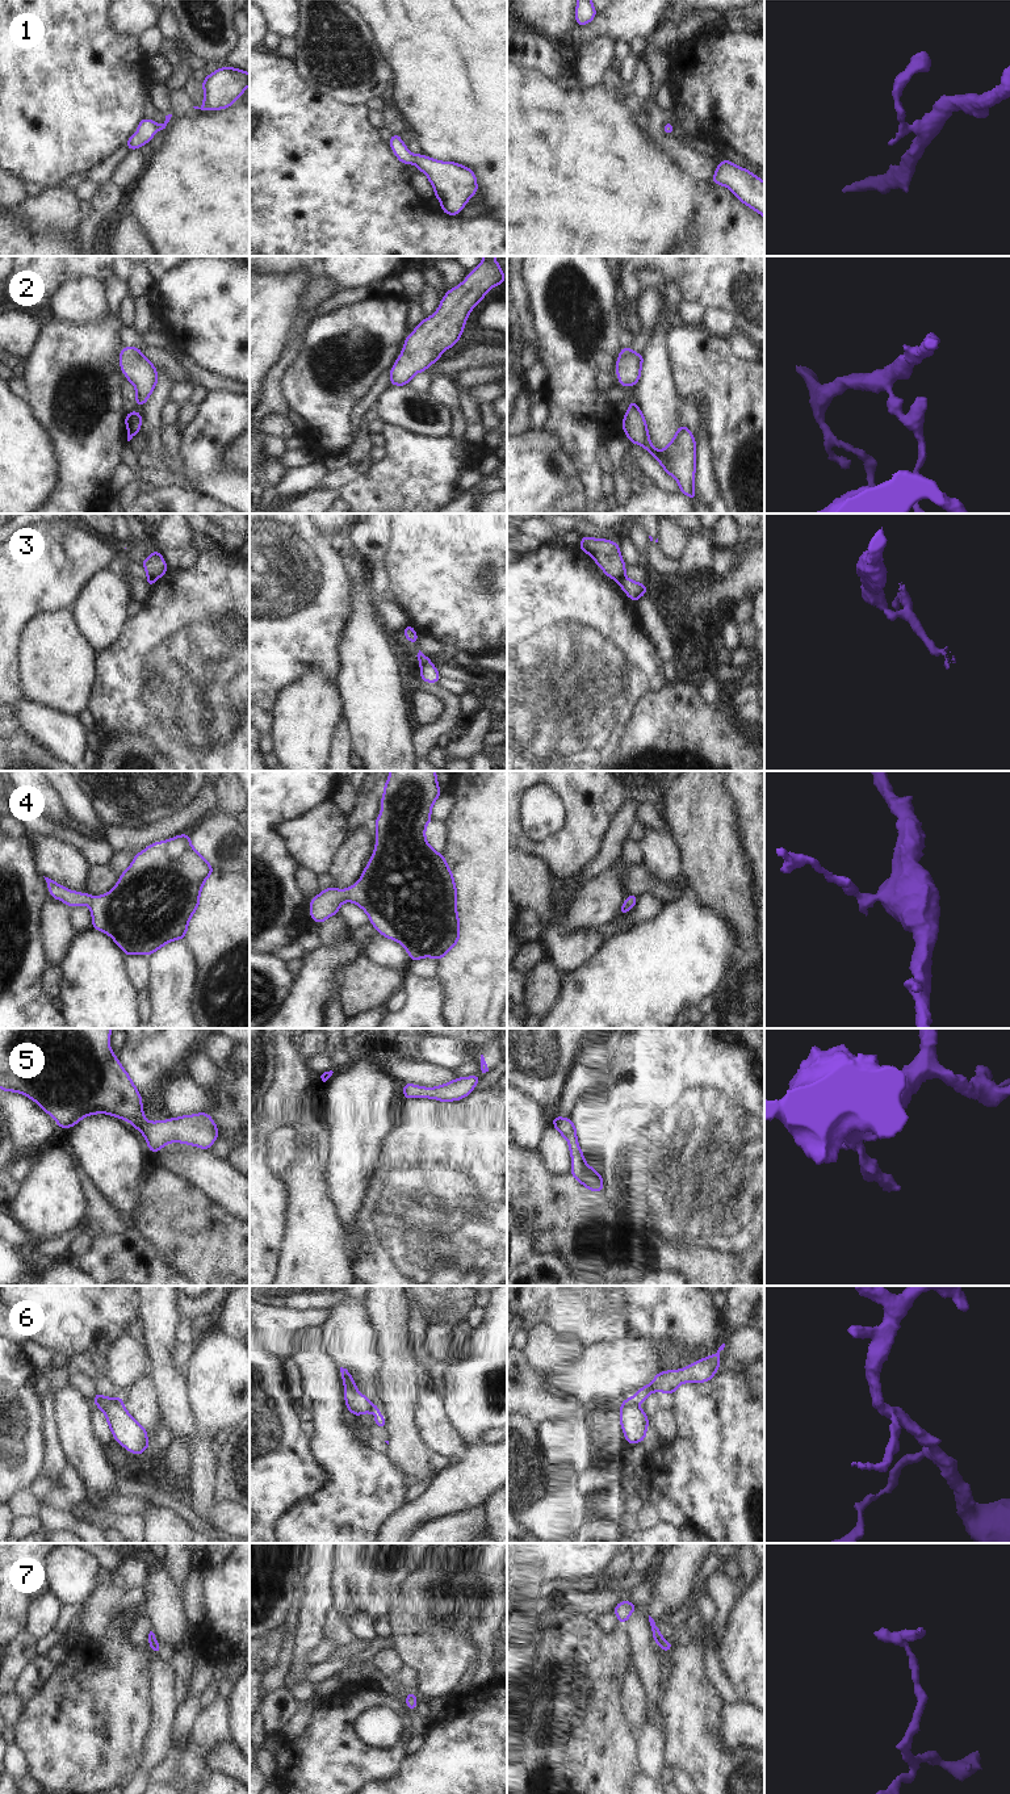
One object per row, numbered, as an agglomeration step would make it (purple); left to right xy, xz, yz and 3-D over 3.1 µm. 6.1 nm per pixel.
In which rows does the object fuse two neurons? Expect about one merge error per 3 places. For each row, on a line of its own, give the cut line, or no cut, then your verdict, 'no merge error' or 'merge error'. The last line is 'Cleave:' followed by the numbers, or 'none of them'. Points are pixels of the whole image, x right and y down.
1: cut none; no merge error
2: cut none; no merge error
3: cut yz (623, 577), (619, 582); merge error
4: cut none; no merge error
5: cut none; no merge error
6: cut yz (633, 1398), (638, 1401); merge error
7: cut none; no merge error
Cleave: 3, 6

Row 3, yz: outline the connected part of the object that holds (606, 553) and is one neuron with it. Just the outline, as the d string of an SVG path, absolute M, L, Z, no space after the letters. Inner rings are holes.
M583 536L579 549L591 556L611 579L620 582L624 578L626 566L621 557L619 544L611 540Z

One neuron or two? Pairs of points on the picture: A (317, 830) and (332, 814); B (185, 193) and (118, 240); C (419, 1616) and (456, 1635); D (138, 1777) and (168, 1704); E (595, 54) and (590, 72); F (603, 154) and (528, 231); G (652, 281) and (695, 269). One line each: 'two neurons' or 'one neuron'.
A: one neuron
B: two neurons
C: one neuron
D: one neuron
E: one neuron
F: one neuron
G: two neurons

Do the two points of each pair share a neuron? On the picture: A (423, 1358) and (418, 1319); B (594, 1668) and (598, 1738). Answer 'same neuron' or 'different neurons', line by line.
A: same neuron
B: same neuron

